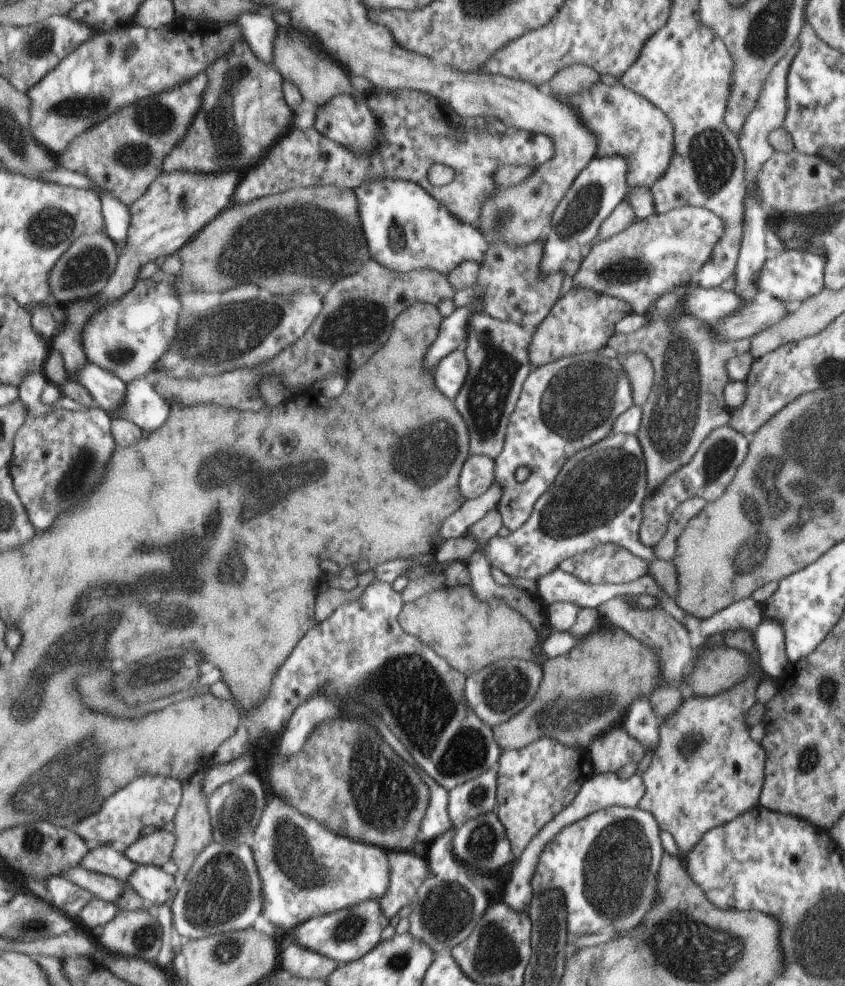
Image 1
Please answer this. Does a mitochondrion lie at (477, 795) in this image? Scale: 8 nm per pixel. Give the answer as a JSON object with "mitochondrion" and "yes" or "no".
{"mitochondrion":"yes"}

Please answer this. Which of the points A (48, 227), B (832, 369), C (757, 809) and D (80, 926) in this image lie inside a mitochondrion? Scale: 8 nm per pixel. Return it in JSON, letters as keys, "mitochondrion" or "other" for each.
{"A":"mitochondrion","B":"mitochondrion","C":"other","D":"other"}

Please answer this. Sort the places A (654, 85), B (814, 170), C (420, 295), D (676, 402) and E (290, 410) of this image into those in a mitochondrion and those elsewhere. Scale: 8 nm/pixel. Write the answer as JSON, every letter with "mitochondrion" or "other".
{"A":"other","B":"other","C":"other","D":"mitochondrion","E":"other"}

